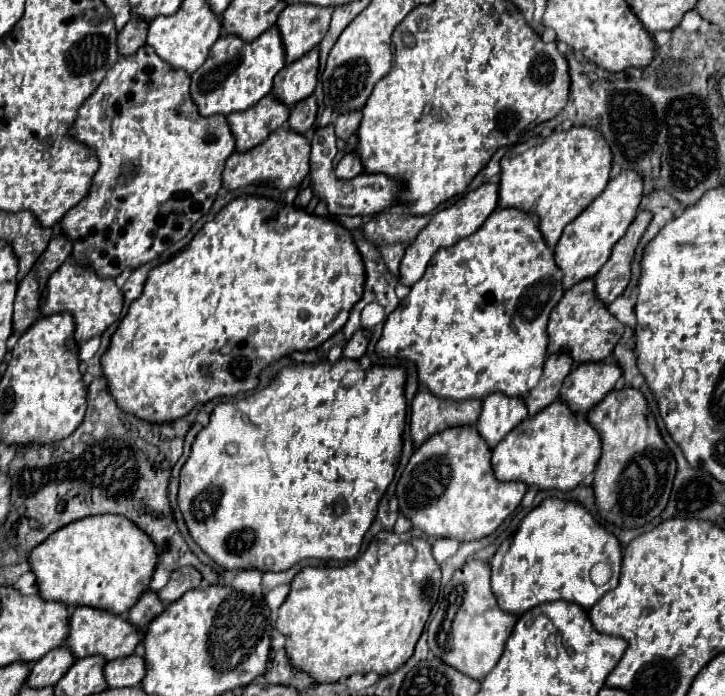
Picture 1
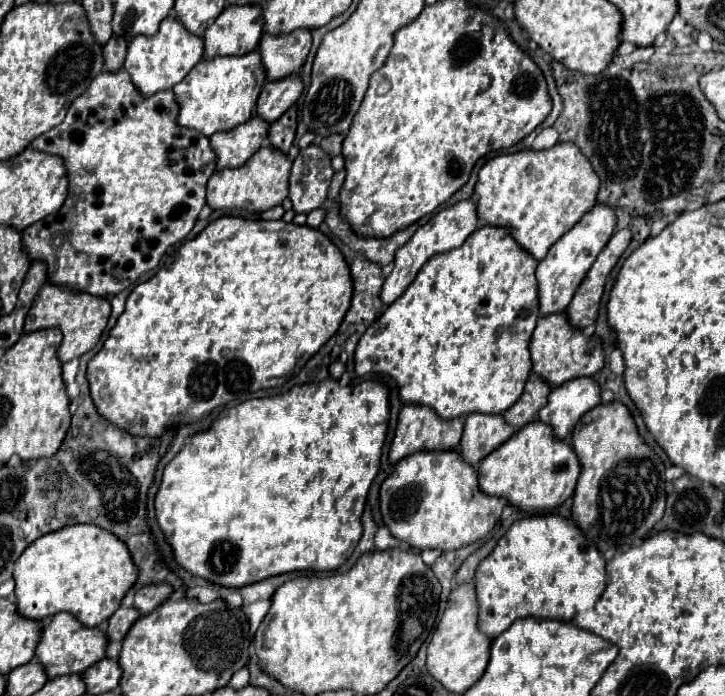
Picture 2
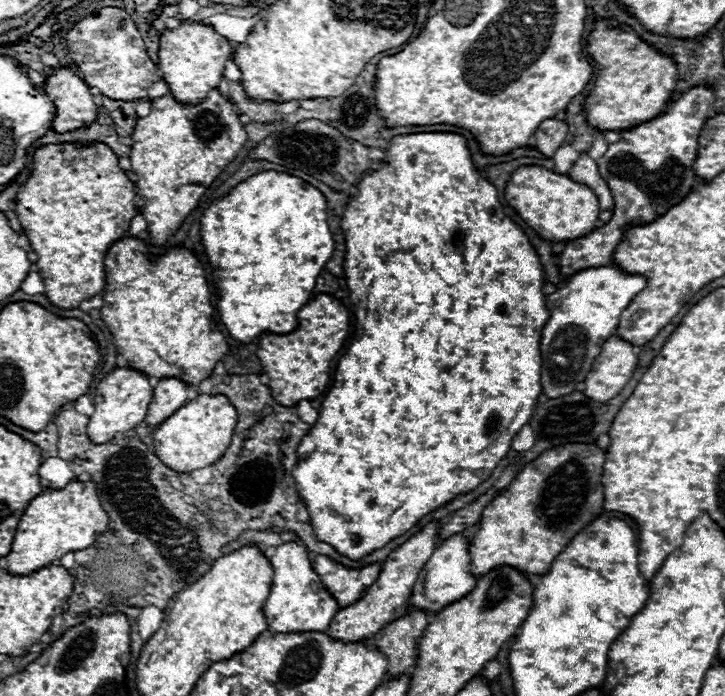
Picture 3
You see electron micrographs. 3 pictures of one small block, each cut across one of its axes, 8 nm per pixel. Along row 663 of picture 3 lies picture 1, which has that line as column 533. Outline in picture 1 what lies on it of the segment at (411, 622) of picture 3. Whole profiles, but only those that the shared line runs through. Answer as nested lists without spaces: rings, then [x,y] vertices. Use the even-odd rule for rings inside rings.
[[[566,352],[550,354],[546,358],[544,374],[542,374],[540,382],[536,384],[536,388],[532,388],[532,392],[528,392],[528,396],[524,396],[528,416],[538,414],[542,408],[546,408],[548,404],[558,400],[560,386],[570,370],[572,370],[572,360],[568,360]]]

